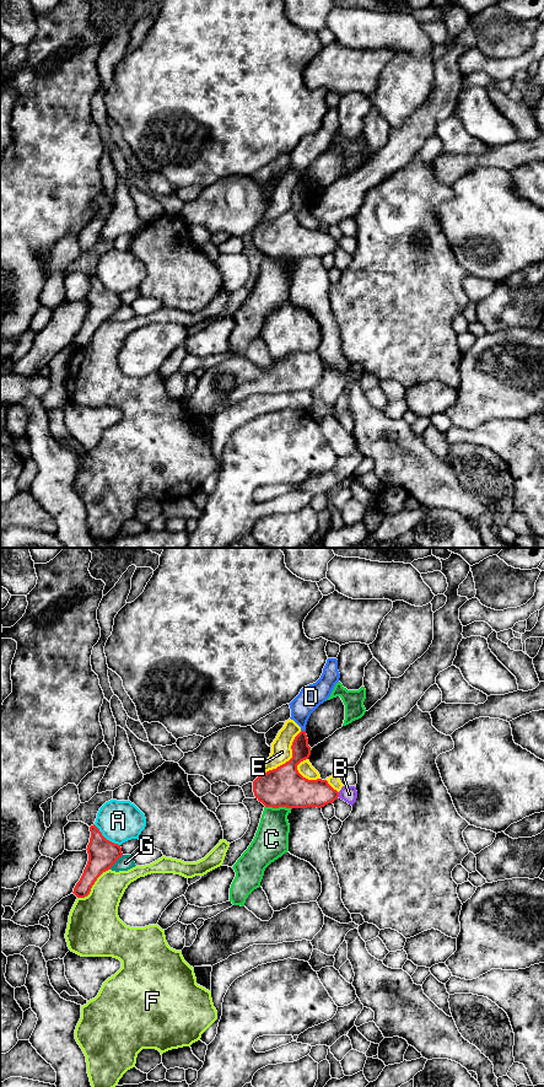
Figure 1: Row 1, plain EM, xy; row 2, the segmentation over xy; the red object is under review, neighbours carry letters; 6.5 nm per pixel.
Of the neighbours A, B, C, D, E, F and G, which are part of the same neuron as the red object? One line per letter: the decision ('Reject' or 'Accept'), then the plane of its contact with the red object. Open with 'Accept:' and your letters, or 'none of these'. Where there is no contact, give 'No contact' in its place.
Accept: none of these
A: Reject. Touches red in xy
B: Reject. Touches red in xy
C: Reject. Touches red in xy
D: Reject. Touches red in xy
E: Reject. Touches red in xy
F: Reject. Touches red in xy
G: Reject. Touches red in xy

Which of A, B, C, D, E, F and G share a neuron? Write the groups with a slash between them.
A / B / C / D / E / F / G

